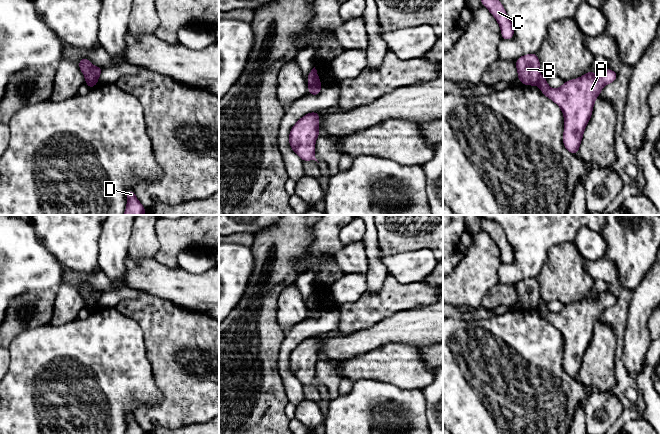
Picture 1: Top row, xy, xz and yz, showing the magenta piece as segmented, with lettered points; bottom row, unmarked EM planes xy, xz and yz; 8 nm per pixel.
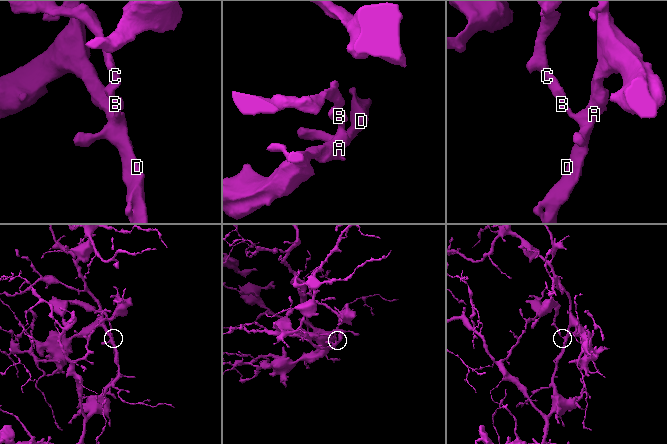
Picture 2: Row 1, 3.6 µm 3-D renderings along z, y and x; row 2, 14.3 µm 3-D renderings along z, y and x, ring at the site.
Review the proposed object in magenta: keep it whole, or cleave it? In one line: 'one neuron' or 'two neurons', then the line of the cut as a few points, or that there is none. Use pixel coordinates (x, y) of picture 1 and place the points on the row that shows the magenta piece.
two neurons | xz (309, 85), (318, 85), (320, 87)

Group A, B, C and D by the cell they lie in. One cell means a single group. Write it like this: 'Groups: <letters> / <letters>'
Groups: A D / B C

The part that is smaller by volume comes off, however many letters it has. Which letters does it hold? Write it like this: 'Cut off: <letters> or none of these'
Cut off: B, C

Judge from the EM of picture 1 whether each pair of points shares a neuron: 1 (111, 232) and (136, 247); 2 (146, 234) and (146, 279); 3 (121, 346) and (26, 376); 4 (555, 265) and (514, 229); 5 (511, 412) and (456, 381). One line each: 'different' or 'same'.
1: different
2: different
3: same
4: different
5: same

